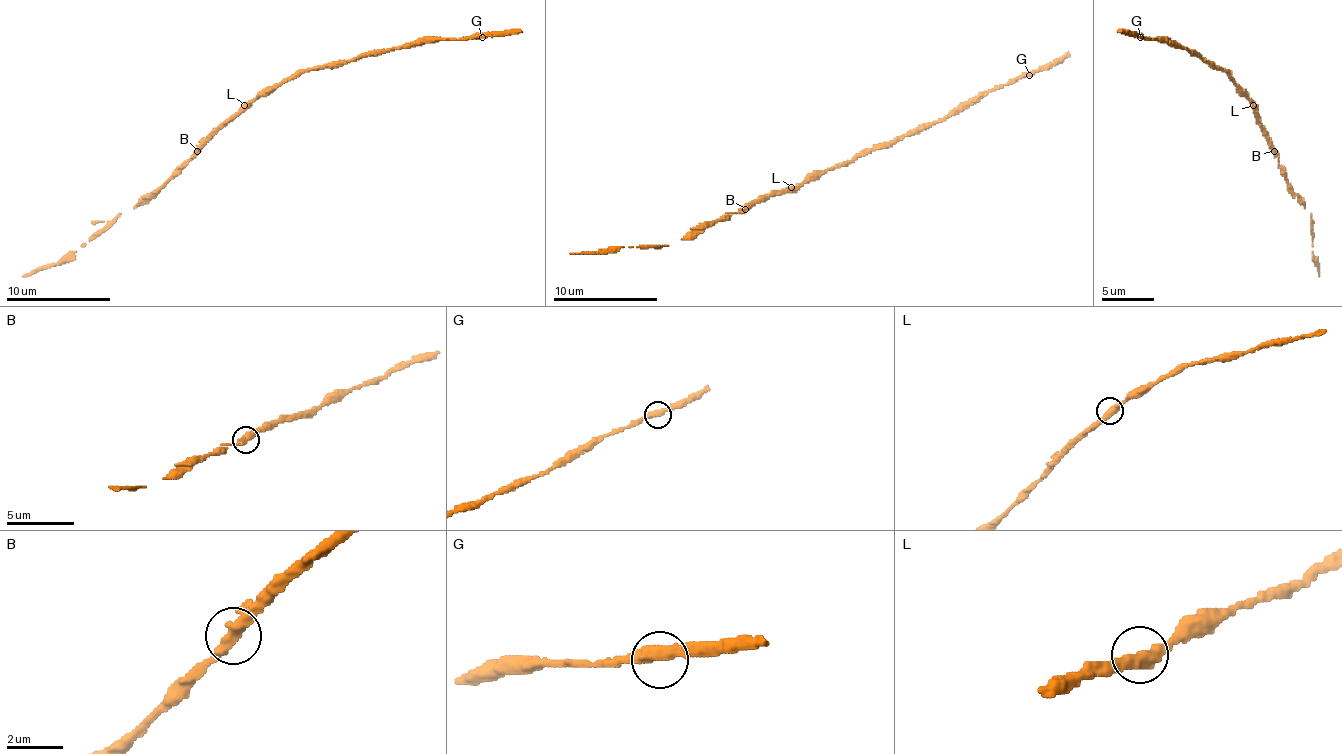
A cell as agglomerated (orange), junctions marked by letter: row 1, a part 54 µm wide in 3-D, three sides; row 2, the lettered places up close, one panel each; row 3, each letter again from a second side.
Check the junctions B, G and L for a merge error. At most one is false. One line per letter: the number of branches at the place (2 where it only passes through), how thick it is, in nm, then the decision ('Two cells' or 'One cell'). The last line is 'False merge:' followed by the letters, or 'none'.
B: Branches: 2. Thickness 400 nm. One cell
G: Branches: 2. Thickness 400 nm. One cell
L: Branches: 2. Thickness 400 nm. One cell
False merge: none

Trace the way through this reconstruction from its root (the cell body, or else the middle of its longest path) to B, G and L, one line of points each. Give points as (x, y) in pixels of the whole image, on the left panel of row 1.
B: (260, 95), (233, 113), (197, 150)
G: (260, 95), (273, 92), (283, 82), (309, 69), (354, 61), (359, 56), (382, 53), (427, 40), (482, 37)
L: (260, 95), (244, 105)

